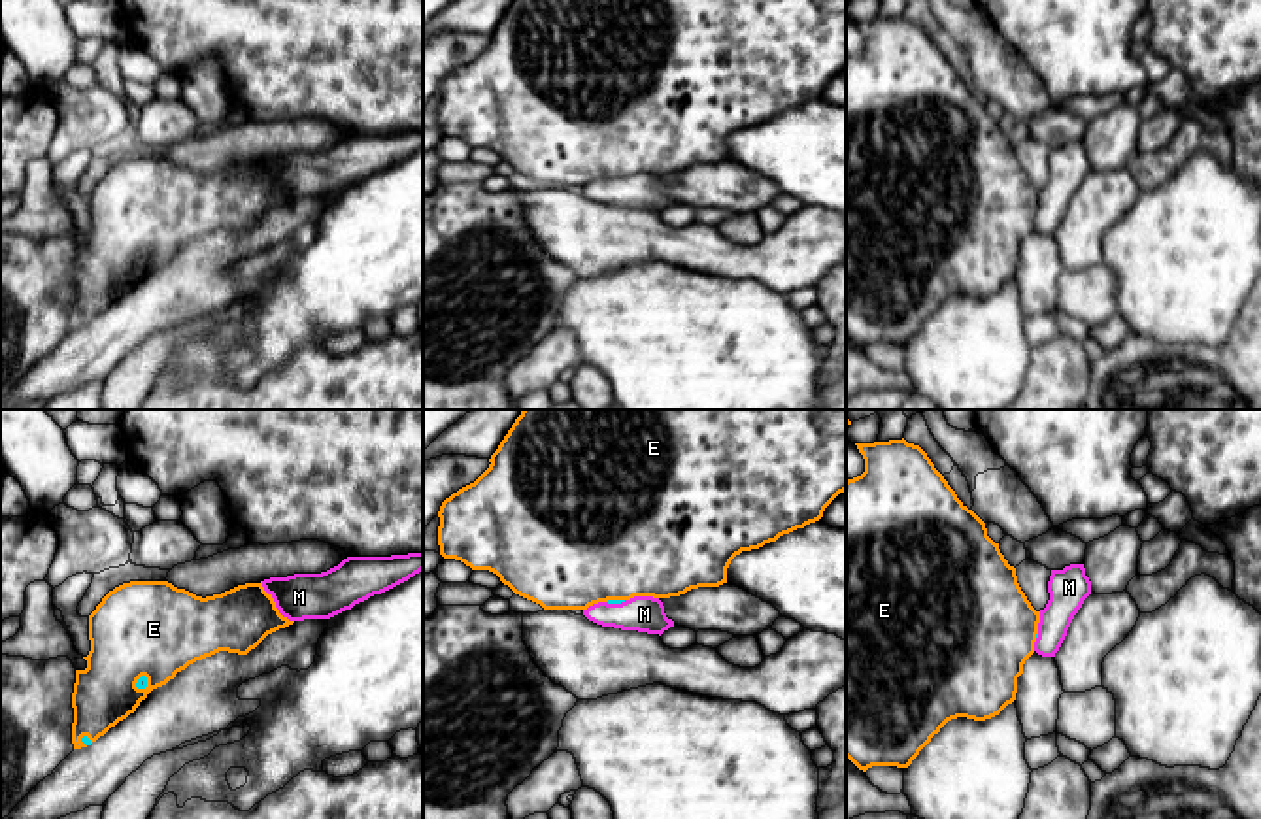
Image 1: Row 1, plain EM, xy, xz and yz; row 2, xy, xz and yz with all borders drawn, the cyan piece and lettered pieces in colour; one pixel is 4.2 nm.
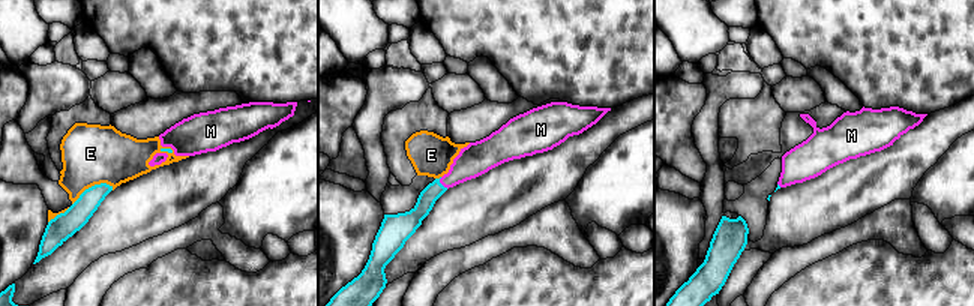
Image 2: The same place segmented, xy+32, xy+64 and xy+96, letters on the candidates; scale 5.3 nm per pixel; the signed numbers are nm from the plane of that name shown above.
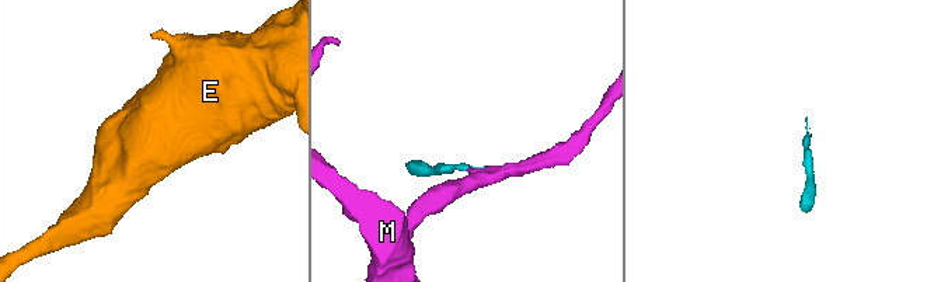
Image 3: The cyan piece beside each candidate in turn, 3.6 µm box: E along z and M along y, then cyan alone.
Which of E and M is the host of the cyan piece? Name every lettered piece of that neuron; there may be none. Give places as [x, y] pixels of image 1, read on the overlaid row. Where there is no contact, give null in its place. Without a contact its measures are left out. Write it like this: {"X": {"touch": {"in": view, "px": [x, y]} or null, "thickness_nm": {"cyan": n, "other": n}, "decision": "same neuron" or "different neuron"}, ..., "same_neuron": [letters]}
{"E": {"touch": {"in": "xy", "px": [138, 682]}, "thickness_nm": {"cyan": 50, "other": 400}, "decision": "different neuron"}, "M": {"touch": {"in": "xz", "px": [616, 602]}, "thickness_nm": {"cyan": 20, "other": 160}, "decision": "same neuron"}, "same_neuron": ["M"]}

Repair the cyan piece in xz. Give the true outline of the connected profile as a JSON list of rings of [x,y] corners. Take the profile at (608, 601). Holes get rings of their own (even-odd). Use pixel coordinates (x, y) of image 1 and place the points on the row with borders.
[[[653,596],[598,602],[583,610],[583,615],[602,627],[638,630],[659,636],[674,627],[674,621],[664,613],[663,602]]]

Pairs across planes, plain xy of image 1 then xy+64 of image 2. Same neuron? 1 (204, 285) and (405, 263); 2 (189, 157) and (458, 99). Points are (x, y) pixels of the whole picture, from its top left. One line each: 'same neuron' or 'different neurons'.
1: same neuron
2: different neurons

